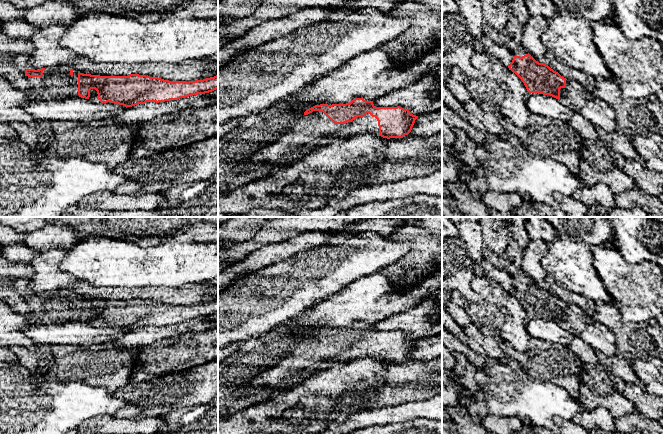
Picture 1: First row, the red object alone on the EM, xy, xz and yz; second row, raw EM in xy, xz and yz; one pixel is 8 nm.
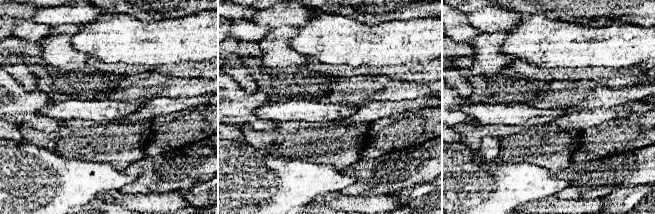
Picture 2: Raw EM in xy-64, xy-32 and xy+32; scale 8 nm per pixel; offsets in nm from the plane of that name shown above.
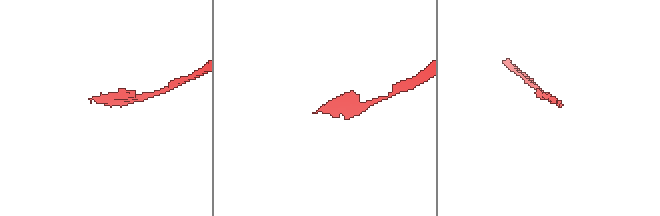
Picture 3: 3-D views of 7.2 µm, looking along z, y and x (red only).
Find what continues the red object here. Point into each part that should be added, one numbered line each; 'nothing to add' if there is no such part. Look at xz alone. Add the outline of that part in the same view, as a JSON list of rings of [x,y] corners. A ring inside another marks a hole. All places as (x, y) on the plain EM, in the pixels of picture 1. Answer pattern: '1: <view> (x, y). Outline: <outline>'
1: xz (309, 358). Outline: [[[322,337],[305,339],[289,357],[281,357],[276,364],[256,375],[247,386],[272,390],[267,401],[278,393],[301,385],[320,371],[345,363],[343,357],[327,357],[326,352]]]

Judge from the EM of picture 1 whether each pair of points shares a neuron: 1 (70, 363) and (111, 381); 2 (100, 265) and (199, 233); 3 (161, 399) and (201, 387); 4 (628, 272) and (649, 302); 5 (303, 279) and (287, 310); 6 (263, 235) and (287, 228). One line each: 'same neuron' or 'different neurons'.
1: same neuron
2: different neurons
3: same neuron
4: same neuron
5: same neuron
6: same neuron

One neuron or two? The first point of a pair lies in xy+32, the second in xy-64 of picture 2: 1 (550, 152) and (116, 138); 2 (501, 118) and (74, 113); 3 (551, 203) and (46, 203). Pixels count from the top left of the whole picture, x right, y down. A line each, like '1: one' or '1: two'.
1: one
2: one
3: two

